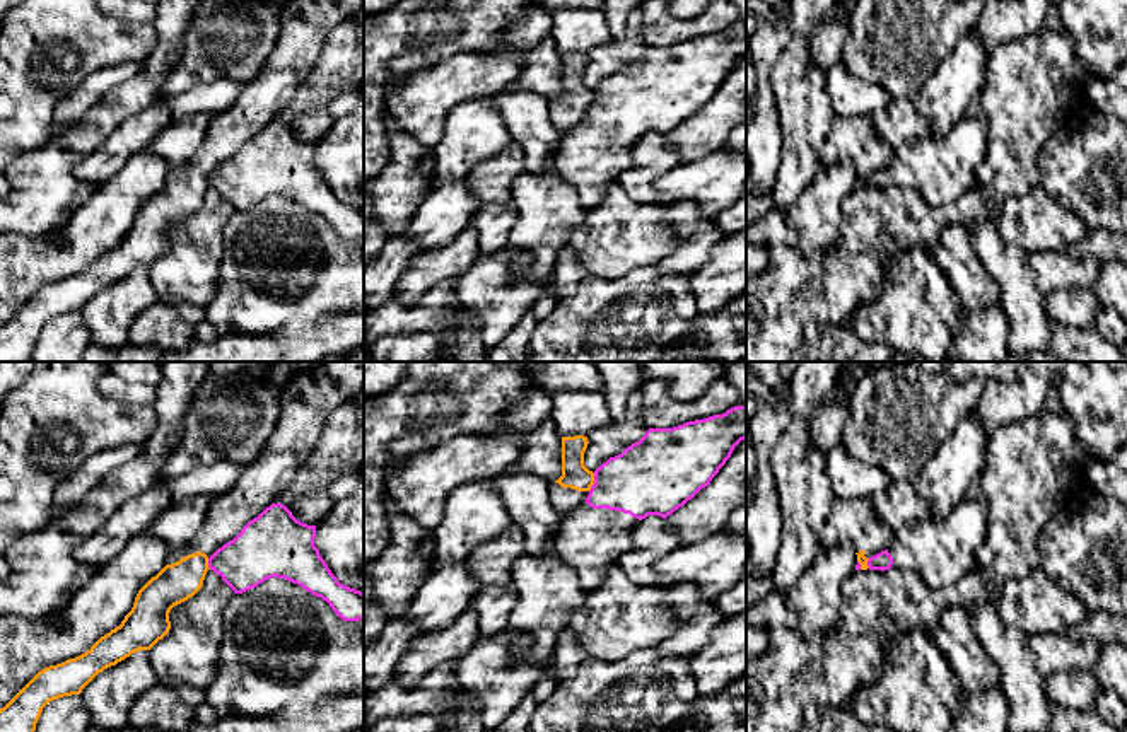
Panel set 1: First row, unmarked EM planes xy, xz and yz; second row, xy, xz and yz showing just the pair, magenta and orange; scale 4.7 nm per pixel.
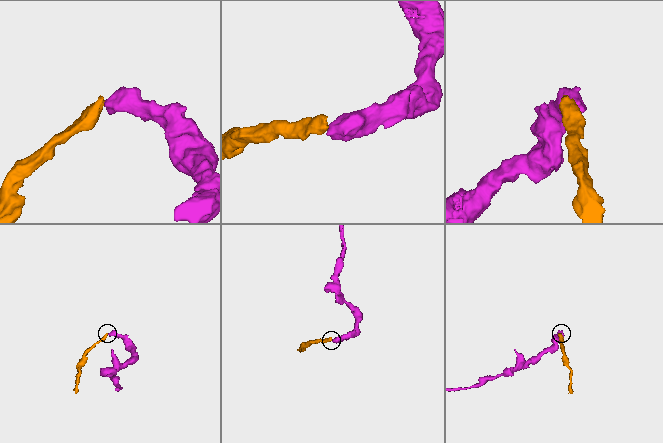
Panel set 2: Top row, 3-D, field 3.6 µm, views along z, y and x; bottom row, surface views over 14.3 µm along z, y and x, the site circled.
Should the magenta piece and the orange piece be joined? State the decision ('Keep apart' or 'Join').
Keep apart

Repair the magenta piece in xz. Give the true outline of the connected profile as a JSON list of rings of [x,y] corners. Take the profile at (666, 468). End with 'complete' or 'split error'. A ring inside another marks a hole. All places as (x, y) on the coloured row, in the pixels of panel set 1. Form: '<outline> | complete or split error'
[[[746,404],[722,415],[686,421],[673,428],[649,428],[645,435],[610,457],[594,471],[594,485],[586,502],[564,514],[553,548],[560,560],[579,577],[584,590],[604,584],[606,568],[634,549],[634,527],[647,515],[666,519],[692,500],[731,457],[734,447],[746,439]]] | split error

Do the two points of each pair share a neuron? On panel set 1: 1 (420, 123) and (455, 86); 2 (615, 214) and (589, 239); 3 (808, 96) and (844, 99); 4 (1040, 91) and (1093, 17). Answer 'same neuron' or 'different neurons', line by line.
1: same neuron
2: same neuron
3: different neurons
4: different neurons

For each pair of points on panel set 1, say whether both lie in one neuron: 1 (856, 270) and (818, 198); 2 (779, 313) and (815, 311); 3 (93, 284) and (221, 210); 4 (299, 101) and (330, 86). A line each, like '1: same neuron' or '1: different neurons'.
1: different neurons
2: same neuron
3: different neurons
4: same neuron

